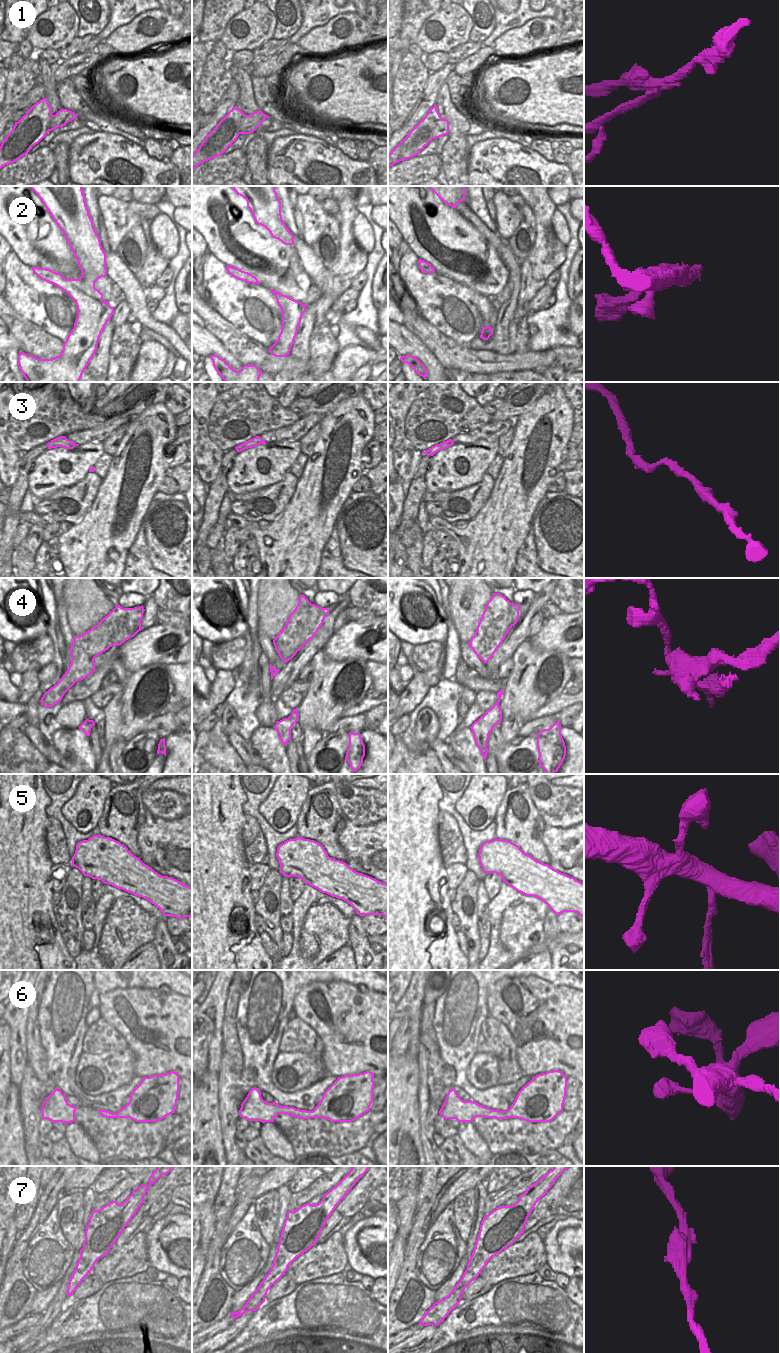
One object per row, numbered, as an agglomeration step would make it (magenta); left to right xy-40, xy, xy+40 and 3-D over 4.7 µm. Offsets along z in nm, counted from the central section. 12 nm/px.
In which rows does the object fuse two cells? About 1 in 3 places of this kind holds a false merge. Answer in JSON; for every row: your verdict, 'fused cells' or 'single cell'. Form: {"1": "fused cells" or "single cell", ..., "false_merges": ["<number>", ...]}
{"1": "fused cells", "2": "single cell", "3": "single cell", "4": "fused cells", "5": "single cell", "6": "single cell", "7": "single cell", "false_merges": ["1", "4"]}

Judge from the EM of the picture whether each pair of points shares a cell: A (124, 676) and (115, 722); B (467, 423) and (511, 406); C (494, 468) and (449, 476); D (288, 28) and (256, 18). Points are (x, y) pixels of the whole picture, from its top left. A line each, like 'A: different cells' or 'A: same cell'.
A: same cell
B: different cells
C: different cells
D: different cells

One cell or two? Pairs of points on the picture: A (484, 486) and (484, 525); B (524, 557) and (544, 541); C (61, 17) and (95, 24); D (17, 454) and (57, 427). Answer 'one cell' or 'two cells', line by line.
A: two cells
B: two cells
C: two cells
D: two cells

